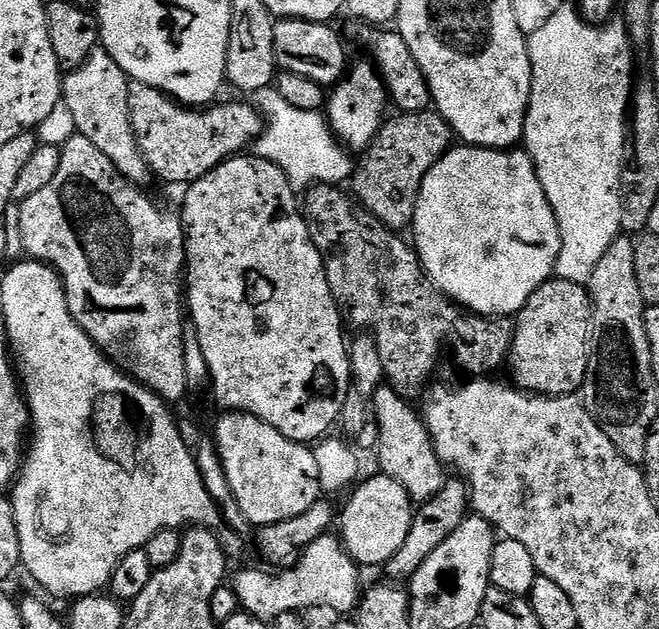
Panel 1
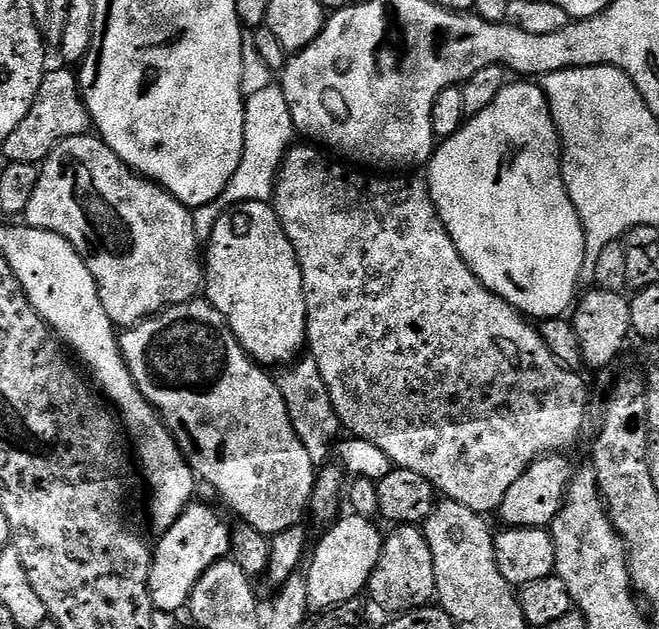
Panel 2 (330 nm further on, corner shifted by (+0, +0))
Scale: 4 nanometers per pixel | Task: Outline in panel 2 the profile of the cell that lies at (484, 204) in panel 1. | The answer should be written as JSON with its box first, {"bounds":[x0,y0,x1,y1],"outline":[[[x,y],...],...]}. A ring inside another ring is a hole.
{"bounds":[426,82,584,322],"outline":[[[516,82],[520,84],[505,83],[504,89],[476,116],[471,117],[459,128],[452,137],[445,139],[432,153],[431,160],[426,165],[426,183],[428,192],[432,196],[432,204],[436,207],[436,215],[444,224],[452,245],[458,250],[458,254],[464,260],[464,264],[472,271],[484,287],[490,289],[496,296],[501,296],[508,301],[517,312],[536,322],[555,320],[562,317],[564,311],[573,307],[577,299],[576,287],[582,284],[582,266],[584,265],[584,227],[578,214],[574,210],[574,202],[570,202],[568,191],[562,178],[560,169],[560,135],[556,129],[556,123],[552,121],[552,115],[548,109],[548,98],[544,94],[543,87],[536,82]]]}

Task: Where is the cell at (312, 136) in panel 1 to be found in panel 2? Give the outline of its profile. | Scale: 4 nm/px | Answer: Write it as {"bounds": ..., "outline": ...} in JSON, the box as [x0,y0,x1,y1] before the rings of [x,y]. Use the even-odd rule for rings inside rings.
{"bounds":[192,86,297,242],"outline":[[[271,86],[245,99],[242,162],[238,162],[238,170],[234,170],[234,178],[230,178],[226,190],[222,190],[222,194],[218,194],[214,202],[197,208],[192,213],[194,230],[202,242],[212,235],[218,218],[222,218],[222,214],[229,208],[235,208],[238,204],[267,204],[271,201],[276,192],[276,178],[280,174],[280,166],[284,163],[289,148],[293,147],[295,140],[292,139],[297,139],[297,136],[283,87]]]}

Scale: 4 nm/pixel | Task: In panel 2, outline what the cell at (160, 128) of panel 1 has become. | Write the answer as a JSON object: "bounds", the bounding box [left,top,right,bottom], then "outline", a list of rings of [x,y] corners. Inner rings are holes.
{"bounds":[2,67,93,166],"outline":[[[59,67],[53,72],[52,69],[45,71],[42,86],[38,86],[38,94],[26,118],[18,122],[17,128],[10,133],[10,138],[6,138],[6,142],[2,145],[4,160],[7,163],[28,163],[39,166],[63,140],[83,136],[93,127],[92,119],[88,117],[80,95],[77,73],[67,67]]]}

